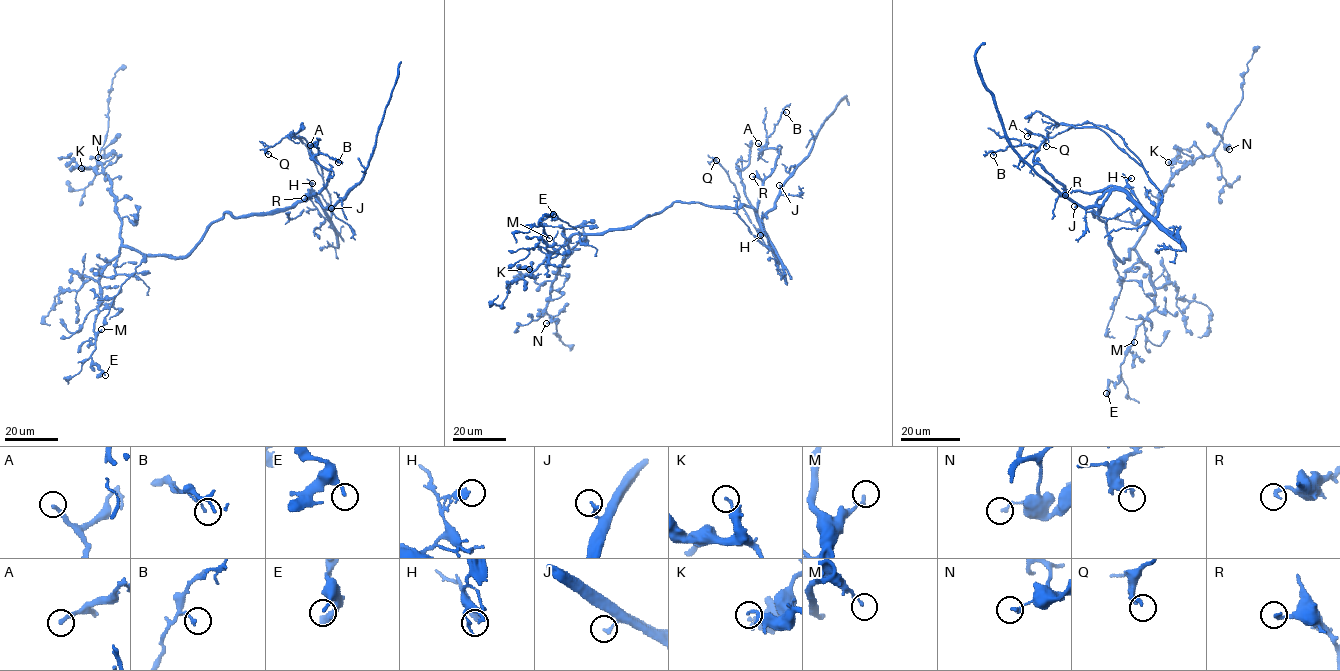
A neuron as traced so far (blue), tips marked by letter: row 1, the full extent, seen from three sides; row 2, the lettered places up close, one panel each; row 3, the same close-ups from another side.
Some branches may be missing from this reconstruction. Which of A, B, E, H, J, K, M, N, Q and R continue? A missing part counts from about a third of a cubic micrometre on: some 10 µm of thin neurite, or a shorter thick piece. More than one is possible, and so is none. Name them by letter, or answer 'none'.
R

